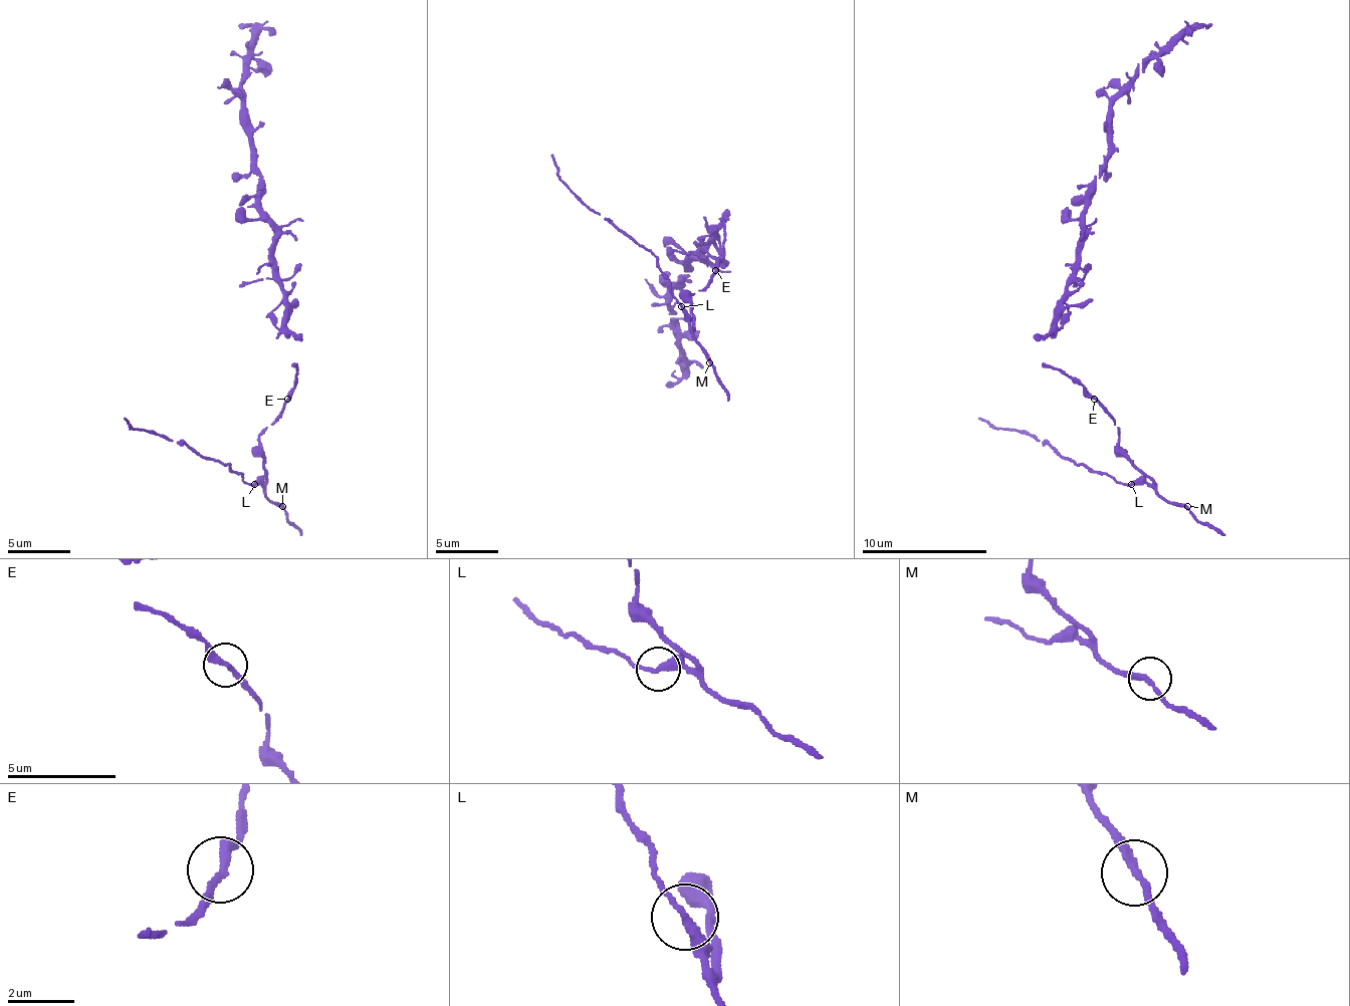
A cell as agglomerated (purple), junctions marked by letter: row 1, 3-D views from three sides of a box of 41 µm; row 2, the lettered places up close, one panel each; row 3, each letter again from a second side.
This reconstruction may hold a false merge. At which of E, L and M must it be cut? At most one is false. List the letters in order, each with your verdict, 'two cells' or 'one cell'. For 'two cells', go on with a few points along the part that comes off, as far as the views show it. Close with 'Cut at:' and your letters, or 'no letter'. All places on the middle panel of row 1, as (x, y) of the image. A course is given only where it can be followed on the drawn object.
E: one cell
L: one cell
M: one cell
Cut at: no letter

